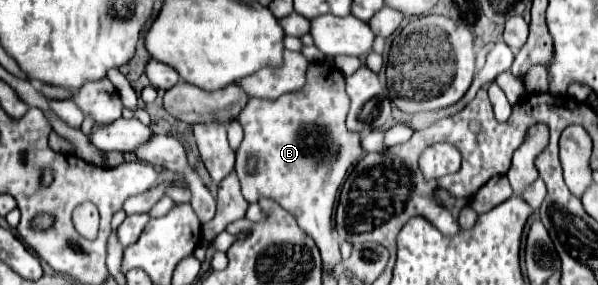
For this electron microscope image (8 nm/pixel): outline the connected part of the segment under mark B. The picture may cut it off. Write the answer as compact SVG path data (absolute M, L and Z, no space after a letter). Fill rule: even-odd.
M333 63L311 65L307 89L287 93L277 99L251 99L247 109L239 115L245 137L237 149L235 171L241 181L241 193L249 203L261 195L277 201L283 209L293 213L299 227L315 241L323 257L323 269L337 269L339 241L333 233L333 205L337 189L343 183L349 167L361 155L361 135L345 127L345 113L349 111L349 97L345 93L345 79ZM247 157L259 157L257 173L249 175L245 169Z

